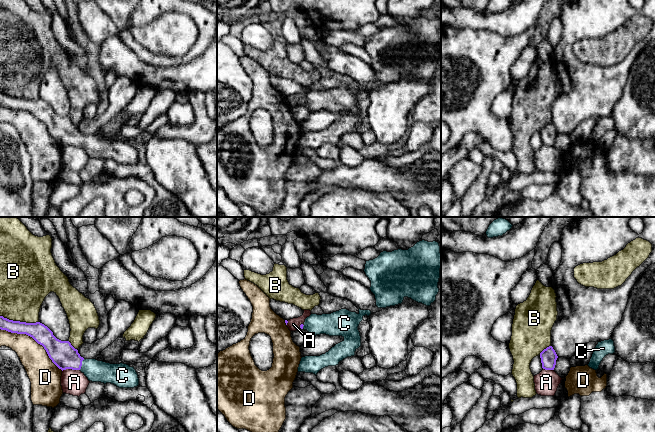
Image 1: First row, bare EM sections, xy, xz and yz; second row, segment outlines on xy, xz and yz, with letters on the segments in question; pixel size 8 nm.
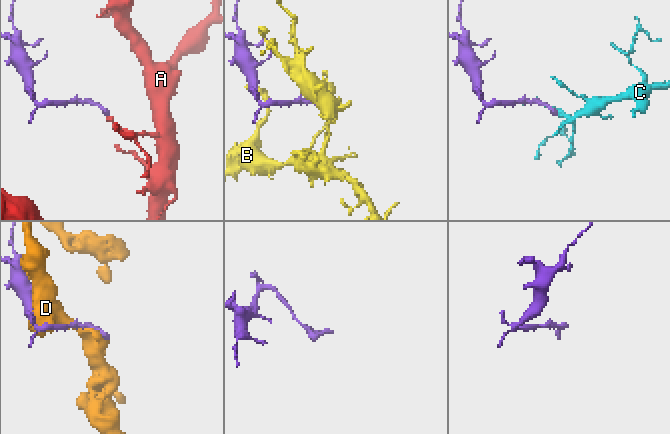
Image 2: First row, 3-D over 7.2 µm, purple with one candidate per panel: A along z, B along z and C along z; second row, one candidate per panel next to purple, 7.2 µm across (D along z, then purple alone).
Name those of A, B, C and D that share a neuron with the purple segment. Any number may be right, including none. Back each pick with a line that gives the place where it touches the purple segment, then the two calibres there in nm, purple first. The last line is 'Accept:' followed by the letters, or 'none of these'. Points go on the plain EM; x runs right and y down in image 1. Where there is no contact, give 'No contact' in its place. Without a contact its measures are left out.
C: Touches purple at xy (81, 140). Thickness 200 nm (purple) against 180 nm
Accept: C

